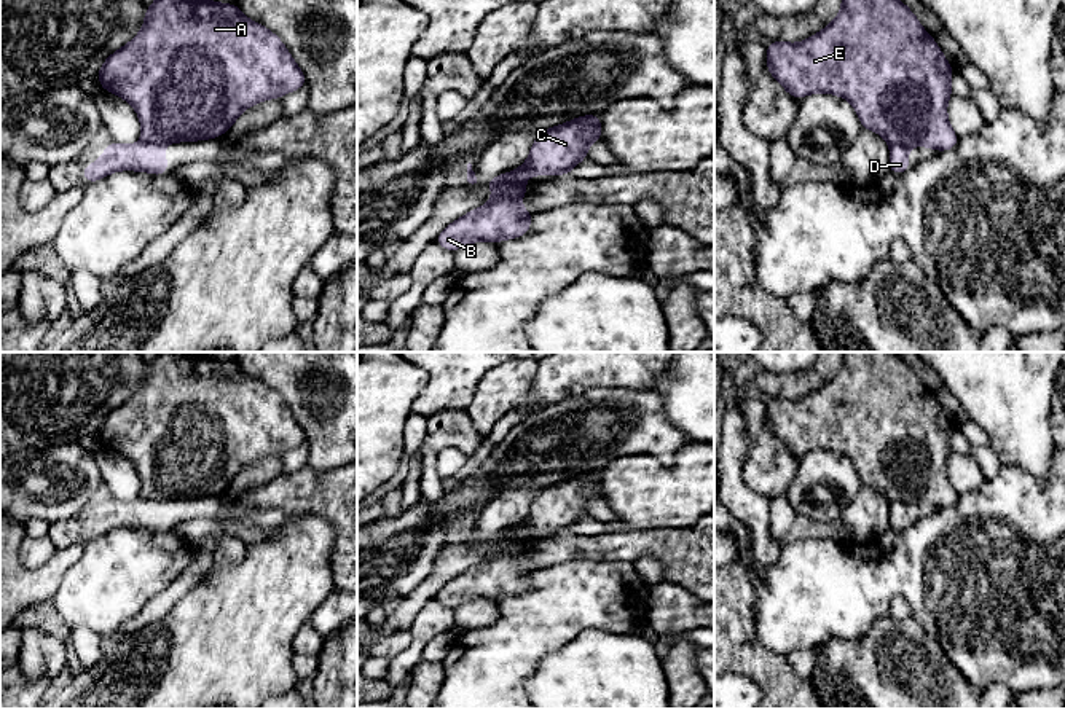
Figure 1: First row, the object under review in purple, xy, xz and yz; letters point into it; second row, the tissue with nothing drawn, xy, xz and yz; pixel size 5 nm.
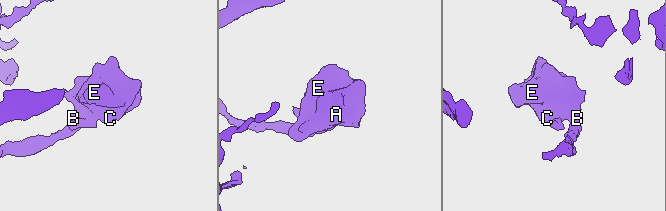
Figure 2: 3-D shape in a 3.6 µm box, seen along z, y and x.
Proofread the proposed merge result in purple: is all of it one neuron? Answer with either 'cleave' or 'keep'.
cleave

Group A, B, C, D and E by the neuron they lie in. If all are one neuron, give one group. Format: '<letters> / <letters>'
A B C E / D

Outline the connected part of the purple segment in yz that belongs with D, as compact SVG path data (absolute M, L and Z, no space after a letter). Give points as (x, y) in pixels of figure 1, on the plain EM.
M902 500L890 502L890 529L901 532L910 524L909 507Z

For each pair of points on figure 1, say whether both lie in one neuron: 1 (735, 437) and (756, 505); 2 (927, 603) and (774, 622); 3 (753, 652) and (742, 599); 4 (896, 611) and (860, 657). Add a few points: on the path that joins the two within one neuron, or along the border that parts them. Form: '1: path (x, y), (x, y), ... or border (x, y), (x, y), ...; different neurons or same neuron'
1: path (734, 454), (734, 485), (738, 489); same neuron
2: path (888, 588), (817, 588), (812, 593); same neuron
3: path (740, 642), (740, 614); same neuron
4: border (888, 614), (896, 618), (912, 617); different neurons

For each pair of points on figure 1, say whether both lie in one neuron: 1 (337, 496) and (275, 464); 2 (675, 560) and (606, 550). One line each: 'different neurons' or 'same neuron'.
1: different neurons
2: same neuron

